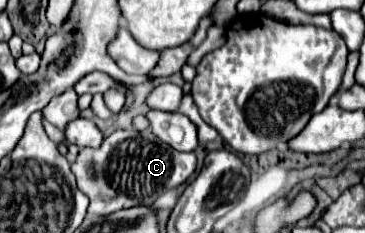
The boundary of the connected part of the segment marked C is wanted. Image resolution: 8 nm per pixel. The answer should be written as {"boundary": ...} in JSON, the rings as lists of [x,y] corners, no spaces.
{"boundary":[[[115,129],[97,149],[81,147],[77,159],[71,163],[77,187],[89,197],[89,213],[93,215],[109,215],[135,205],[151,205],[161,191],[183,185],[195,173],[195,167],[195,153],[175,151],[161,143],[151,131],[139,133],[135,129]]]}

